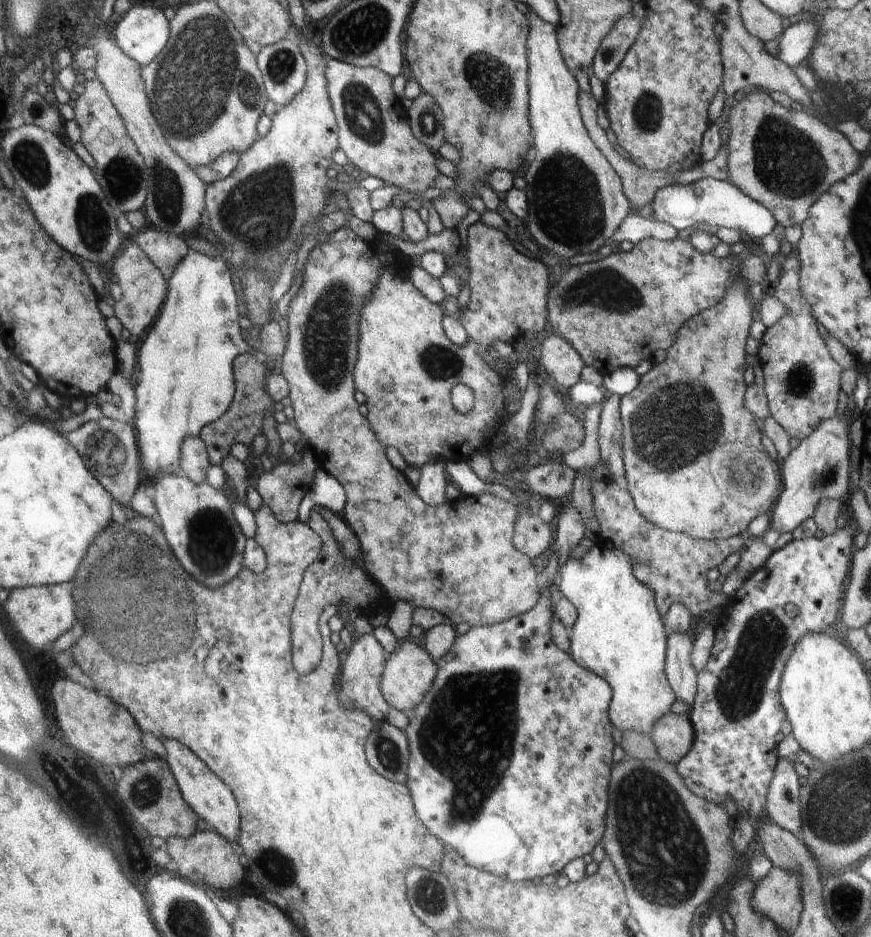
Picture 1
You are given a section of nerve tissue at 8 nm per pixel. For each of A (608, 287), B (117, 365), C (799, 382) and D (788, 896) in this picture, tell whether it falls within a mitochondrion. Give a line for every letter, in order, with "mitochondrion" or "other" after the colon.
A: mitochondrion
B: other
C: mitochondrion
D: other

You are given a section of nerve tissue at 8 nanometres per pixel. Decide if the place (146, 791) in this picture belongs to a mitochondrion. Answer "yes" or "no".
yes

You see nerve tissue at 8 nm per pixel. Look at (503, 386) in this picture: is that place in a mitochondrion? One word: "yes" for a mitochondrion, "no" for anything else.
no

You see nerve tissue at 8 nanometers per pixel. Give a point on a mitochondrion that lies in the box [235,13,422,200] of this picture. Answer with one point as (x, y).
(362, 113)

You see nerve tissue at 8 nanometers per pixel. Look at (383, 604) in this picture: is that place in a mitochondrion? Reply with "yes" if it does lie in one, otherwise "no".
no

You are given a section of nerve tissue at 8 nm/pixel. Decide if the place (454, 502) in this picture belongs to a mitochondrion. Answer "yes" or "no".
no

